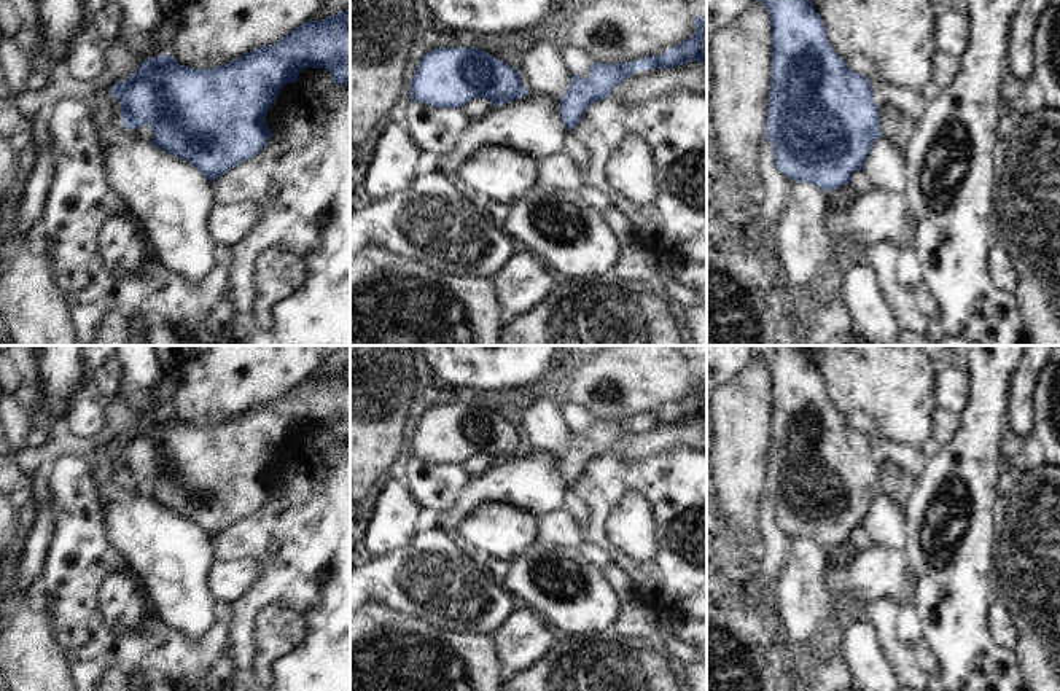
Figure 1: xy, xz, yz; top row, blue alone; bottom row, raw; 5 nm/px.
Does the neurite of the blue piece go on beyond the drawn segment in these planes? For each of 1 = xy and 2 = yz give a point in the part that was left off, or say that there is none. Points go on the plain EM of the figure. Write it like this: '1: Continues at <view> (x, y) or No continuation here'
1: No continuation here
2: No continuation here.

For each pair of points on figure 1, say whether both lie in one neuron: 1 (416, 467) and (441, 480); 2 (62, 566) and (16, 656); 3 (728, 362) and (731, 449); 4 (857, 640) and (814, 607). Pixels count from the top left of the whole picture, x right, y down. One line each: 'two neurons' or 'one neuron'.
1: one neuron
2: two neurons
3: two neurons
4: two neurons

